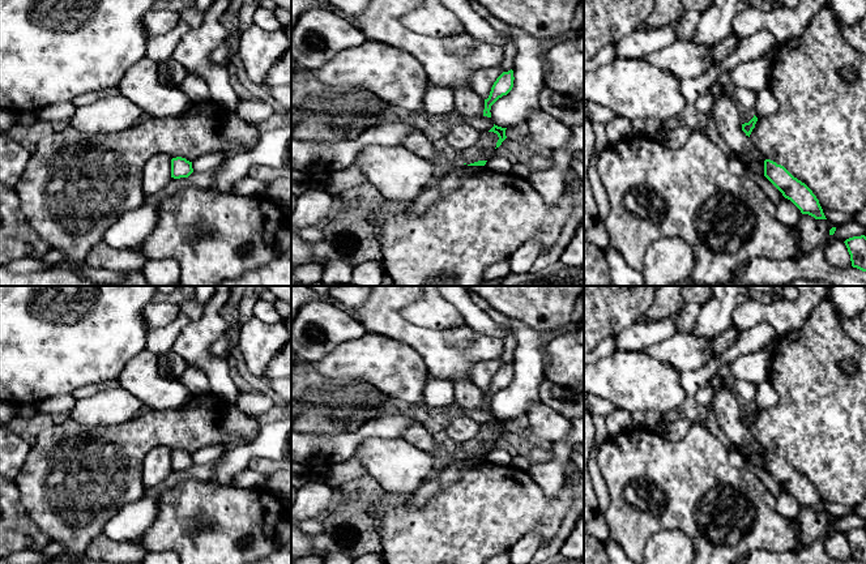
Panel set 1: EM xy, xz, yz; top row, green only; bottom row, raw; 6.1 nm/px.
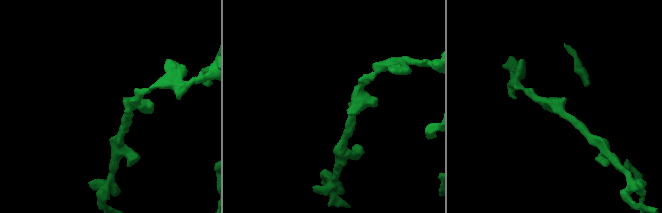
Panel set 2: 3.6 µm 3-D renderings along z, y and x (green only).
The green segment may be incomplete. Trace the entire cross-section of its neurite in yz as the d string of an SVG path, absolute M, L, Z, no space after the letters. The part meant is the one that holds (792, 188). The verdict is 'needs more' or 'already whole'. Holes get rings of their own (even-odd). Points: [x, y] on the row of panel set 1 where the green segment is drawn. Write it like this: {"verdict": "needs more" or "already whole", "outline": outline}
{"verdict": "already whole", "outline": "M765 159L764 176L785 198L790 200L802 214L809 214L815 219L827 219L812 191L805 183L794 178L784 166Z"}

